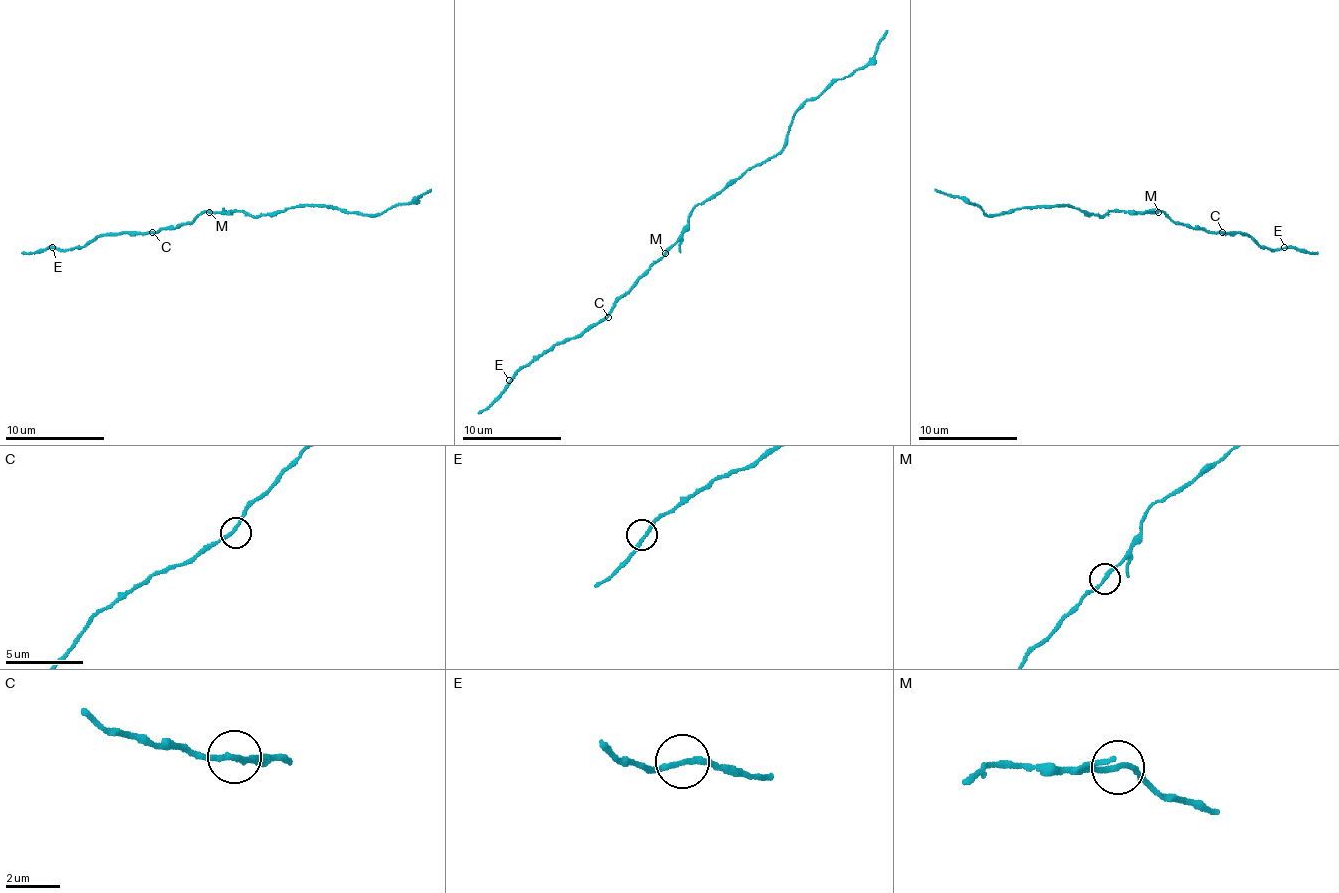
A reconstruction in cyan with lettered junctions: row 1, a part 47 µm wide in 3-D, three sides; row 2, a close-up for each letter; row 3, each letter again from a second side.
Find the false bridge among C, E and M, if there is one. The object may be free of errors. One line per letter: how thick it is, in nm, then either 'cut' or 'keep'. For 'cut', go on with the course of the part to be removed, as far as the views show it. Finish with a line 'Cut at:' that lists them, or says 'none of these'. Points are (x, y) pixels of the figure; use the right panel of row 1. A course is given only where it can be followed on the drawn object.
C: 200 nm | keep
E: 200 nm | keep
M: 200 nm | keep
Cut at: none of these

